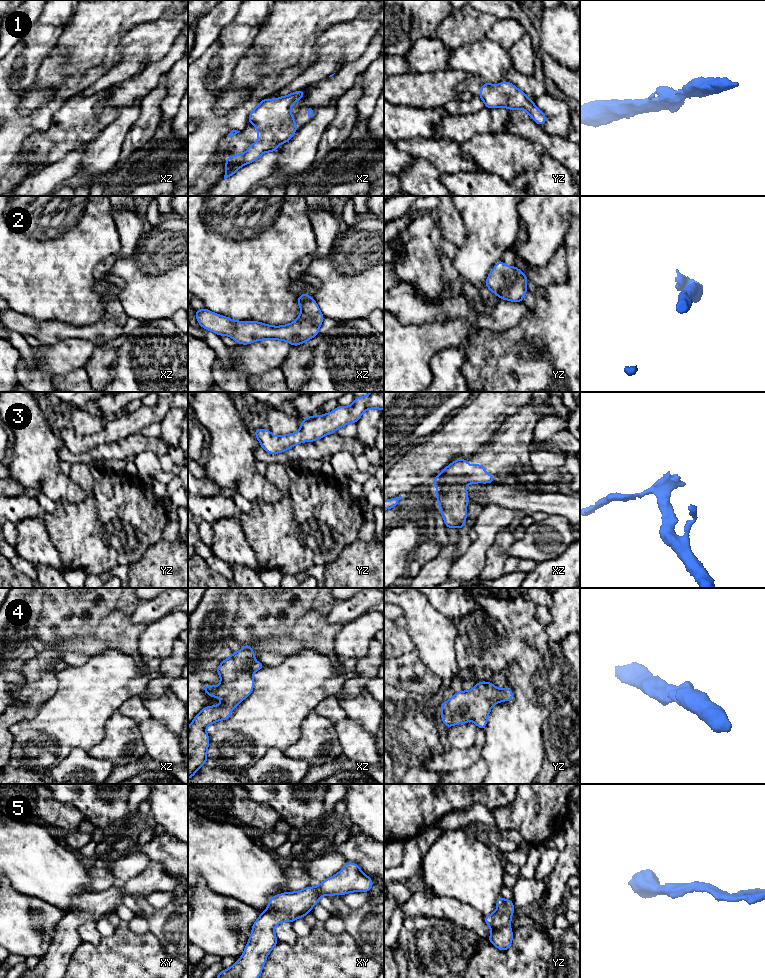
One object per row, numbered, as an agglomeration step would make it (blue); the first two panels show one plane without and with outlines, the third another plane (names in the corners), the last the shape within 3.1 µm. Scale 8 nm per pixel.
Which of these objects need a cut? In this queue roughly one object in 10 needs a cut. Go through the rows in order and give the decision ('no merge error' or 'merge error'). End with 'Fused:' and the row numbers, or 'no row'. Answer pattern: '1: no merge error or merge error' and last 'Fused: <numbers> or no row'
1: no merge error
2: no merge error
3: no merge error
4: no merge error
5: no merge error
Fused: no row

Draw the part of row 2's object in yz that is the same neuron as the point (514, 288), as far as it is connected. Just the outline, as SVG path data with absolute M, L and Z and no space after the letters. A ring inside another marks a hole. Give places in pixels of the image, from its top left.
M502 260L490 271L485 286L500 299L522 302L527 290L527 276L516 266L506 266Z

